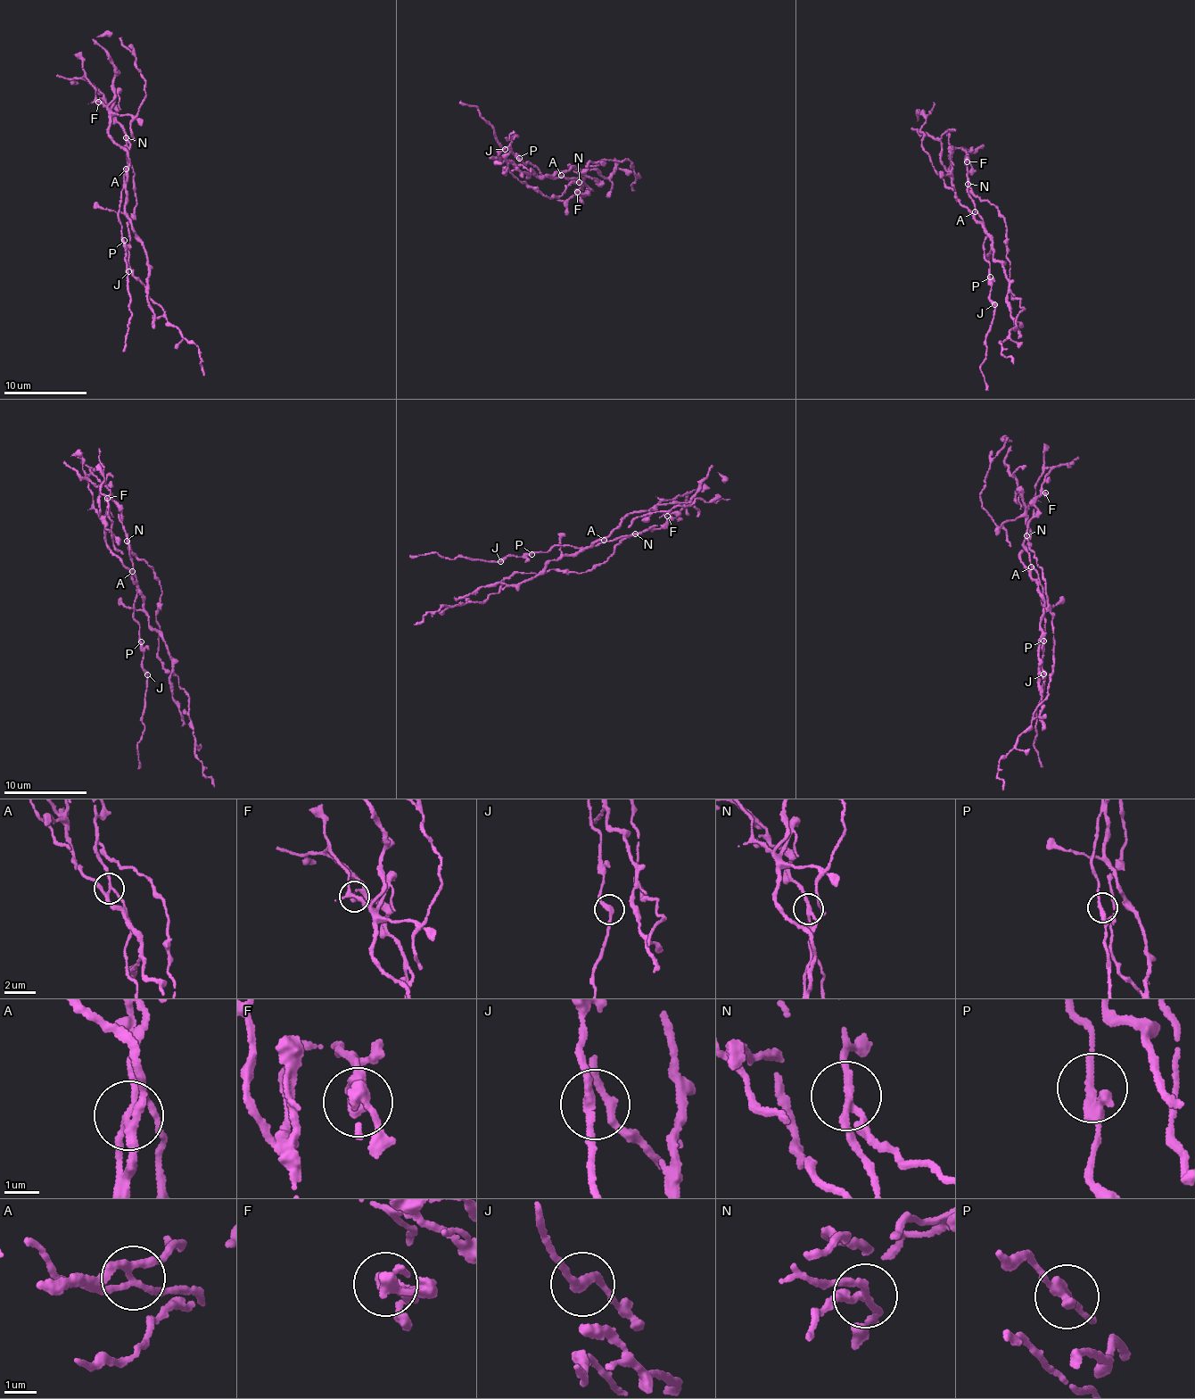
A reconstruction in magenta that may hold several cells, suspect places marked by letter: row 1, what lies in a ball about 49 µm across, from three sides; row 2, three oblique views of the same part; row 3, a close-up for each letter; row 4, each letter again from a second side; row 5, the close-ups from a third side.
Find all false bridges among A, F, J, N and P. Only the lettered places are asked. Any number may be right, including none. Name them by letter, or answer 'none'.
A, N

